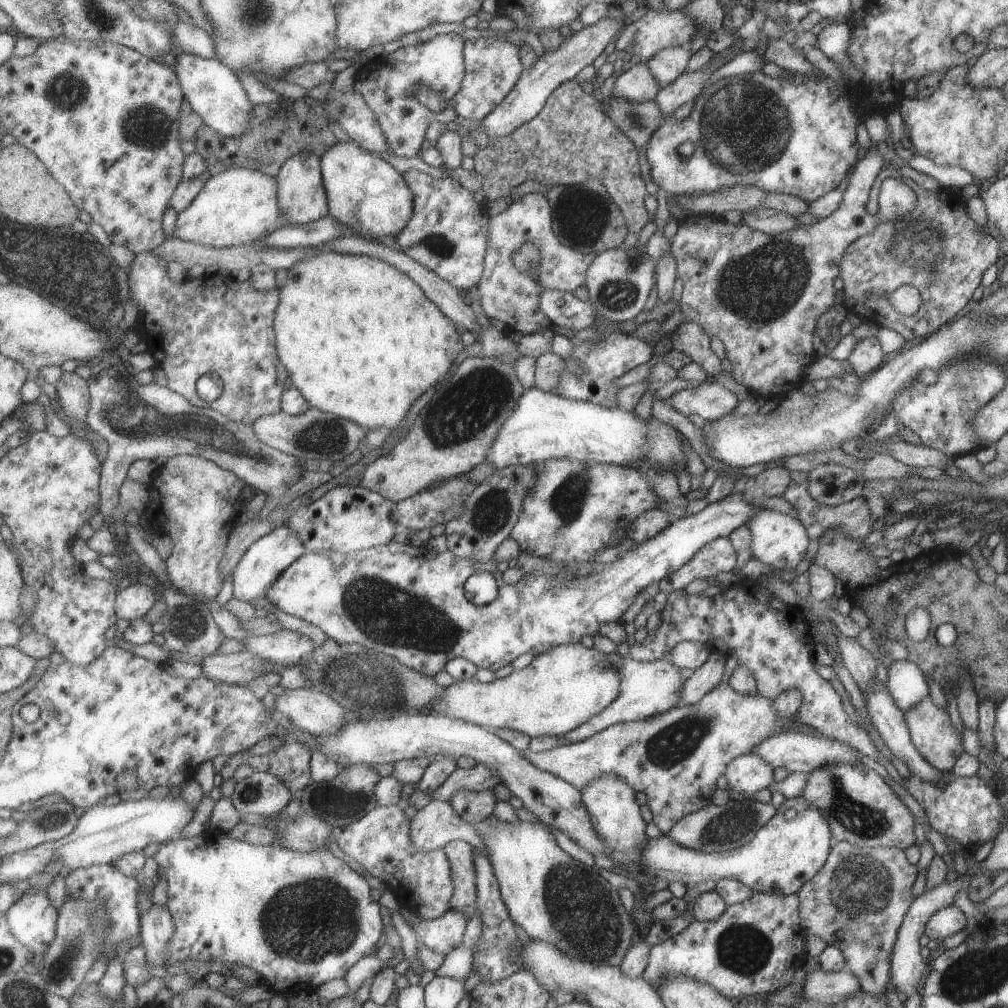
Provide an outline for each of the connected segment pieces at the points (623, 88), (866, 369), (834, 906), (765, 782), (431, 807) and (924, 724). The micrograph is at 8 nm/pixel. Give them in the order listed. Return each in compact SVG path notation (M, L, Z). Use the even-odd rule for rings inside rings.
M646 62L632 66L616 78L613 92L618 98L648 102L655 100L661 89Z
M866 337L860 339L856 348L851 352L848 362L851 368L861 377L877 371L884 362L882 345L878 337Z
M846 841L835 842L830 850L828 860L823 864L822 870L815 874L806 884L802 885L802 888L797 892L799 895L800 902L800 918L803 928L803 932L810 936L816 936L816 938L822 938L828 945L834 945L840 948L844 952L844 956L847 960L847 966L853 973L854 976L860 980L861 988L868 994L885 994L888 990L888 984L890 984L890 967L892 960L892 953L894 945L898 940L899 928L914 900L914 894L912 894L912 886L918 878L918 868L911 862L908 862L908 857L905 850L896 847L878 847L878 848L864 848L859 847Z
M754 753L733 758L726 767L725 776L729 790L751 795L774 784L774 768Z
M434 799L427 807L413 813L412 840L418 850L434 852L455 840L467 840L478 850L486 846L478 828L454 808L452 801Z
M928 694L926 698L922 698L920 702L916 702L912 708L908 708L904 713L904 720L908 724L908 732L910 732L910 738L912 738L912 744L914 748L922 754L922 758L934 766L941 772L947 772L954 768L954 763L960 755L964 752L964 746L962 744L962 736L958 734L955 727L950 721L948 712L940 710L934 700L932 700L931 694Z

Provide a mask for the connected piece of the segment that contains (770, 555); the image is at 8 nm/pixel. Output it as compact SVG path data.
M760 507L747 525L752 536L752 554L763 564L774 566L778 570L792 570L796 568L800 560L805 558L810 537L804 524L796 518L773 509Z

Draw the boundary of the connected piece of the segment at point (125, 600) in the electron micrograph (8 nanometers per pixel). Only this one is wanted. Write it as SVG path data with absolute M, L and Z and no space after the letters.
M140 581L131 583L118 595L118 616L129 621L144 618L154 603L155 595L152 588Z

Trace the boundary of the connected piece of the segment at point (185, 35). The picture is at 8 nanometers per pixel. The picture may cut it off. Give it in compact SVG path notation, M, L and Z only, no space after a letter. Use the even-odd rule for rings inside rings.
M179 20L178 26L174 26L172 30L172 36L174 36L174 42L180 47L180 51L220 60L216 40L208 30L196 22L189 24Z

